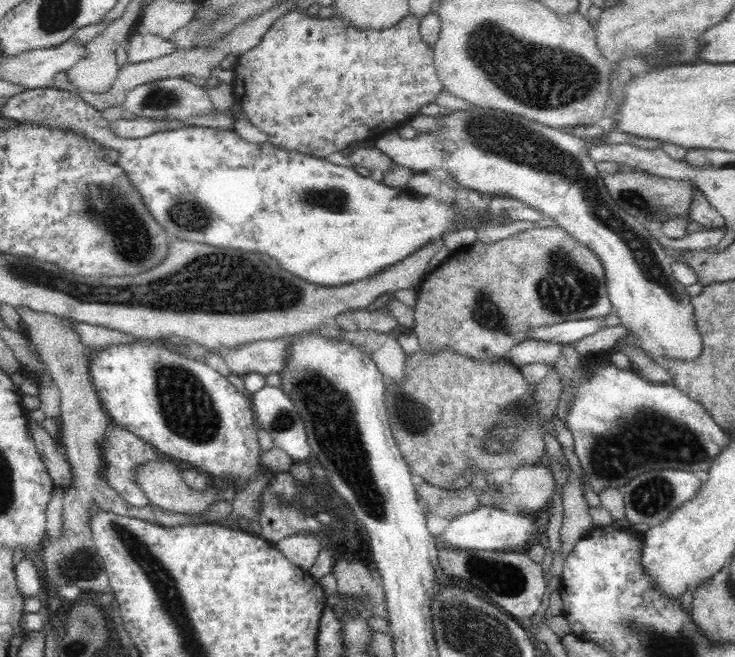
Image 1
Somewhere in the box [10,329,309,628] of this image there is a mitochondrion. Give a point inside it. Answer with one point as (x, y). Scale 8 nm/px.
(186, 407)

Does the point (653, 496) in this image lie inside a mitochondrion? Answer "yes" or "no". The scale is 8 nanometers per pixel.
yes

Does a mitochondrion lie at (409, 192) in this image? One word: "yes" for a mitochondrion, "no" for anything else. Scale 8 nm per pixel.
no

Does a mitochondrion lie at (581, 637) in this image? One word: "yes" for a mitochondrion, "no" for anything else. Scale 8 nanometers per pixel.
no

